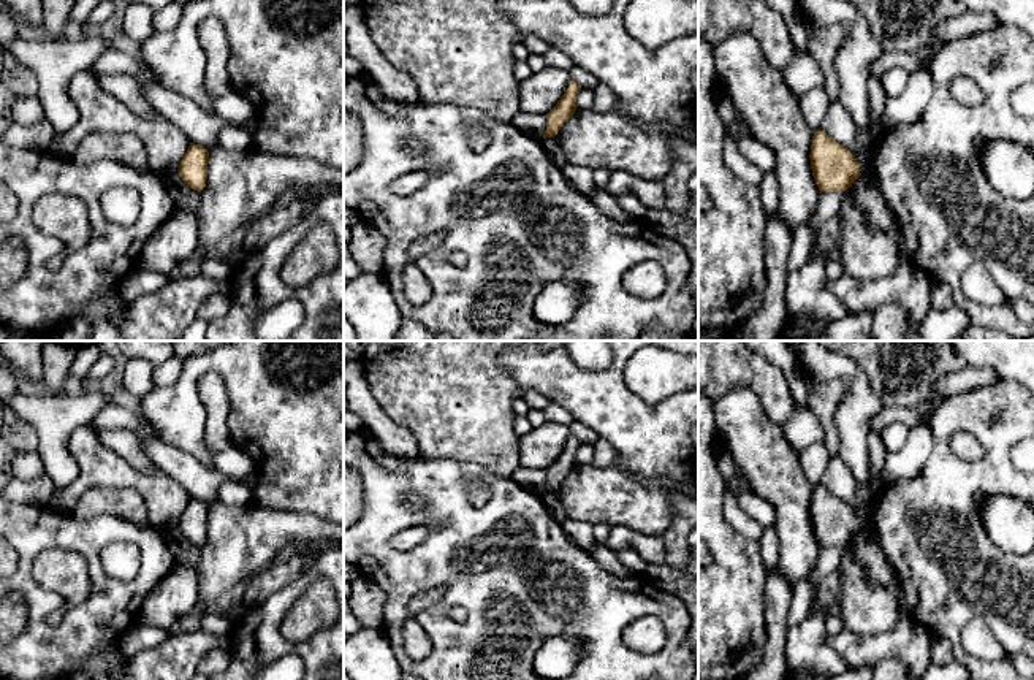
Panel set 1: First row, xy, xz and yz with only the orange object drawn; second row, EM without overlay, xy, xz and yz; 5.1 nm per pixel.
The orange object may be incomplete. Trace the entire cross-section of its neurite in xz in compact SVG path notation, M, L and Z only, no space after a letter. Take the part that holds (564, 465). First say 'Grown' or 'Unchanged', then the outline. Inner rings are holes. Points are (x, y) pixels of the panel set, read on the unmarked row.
Unchanged. M570 436L562 453L546 469L548 479L543 493L554 493L561 485L561 482L575 469L576 466L575 457L580 447L581 447L581 441Z

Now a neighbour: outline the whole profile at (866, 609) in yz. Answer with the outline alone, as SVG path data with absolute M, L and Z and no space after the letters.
M852 542L844 547L838 574L844 629L860 636L879 636L898 625L906 612L901 588L869 583L865 567L853 560Z

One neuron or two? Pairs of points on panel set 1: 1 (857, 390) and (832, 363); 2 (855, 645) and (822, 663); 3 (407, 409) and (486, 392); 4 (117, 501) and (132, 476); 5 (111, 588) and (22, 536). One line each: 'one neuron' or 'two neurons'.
1: one neuron
2: two neurons
3: one neuron
4: two neurons
5: one neuron

